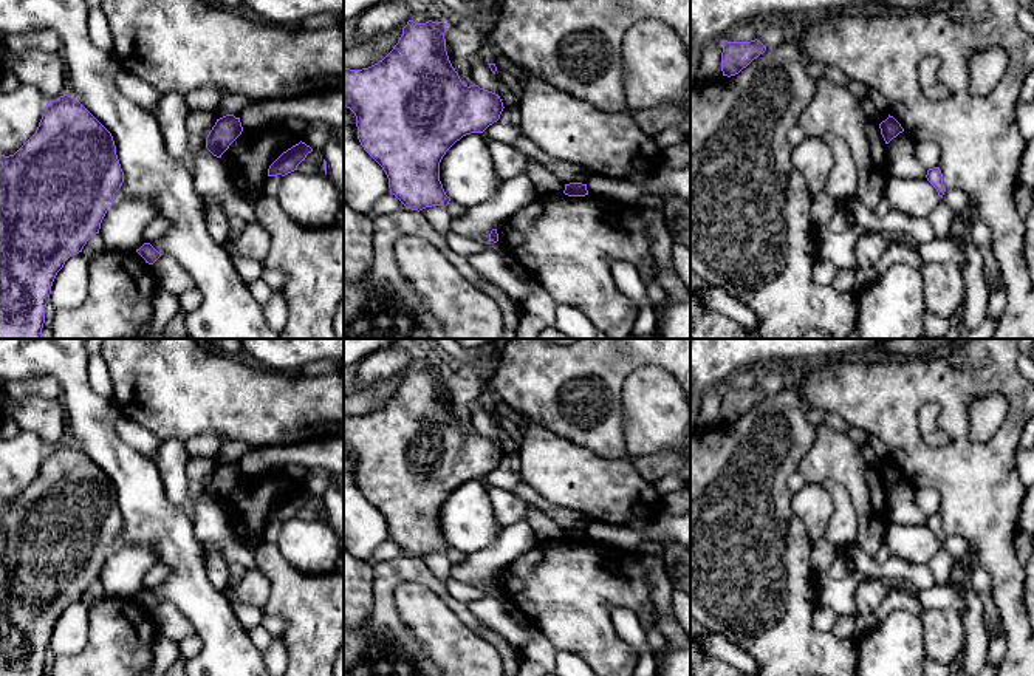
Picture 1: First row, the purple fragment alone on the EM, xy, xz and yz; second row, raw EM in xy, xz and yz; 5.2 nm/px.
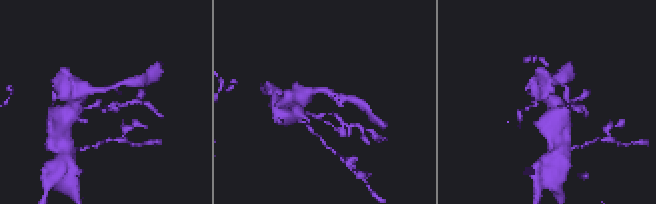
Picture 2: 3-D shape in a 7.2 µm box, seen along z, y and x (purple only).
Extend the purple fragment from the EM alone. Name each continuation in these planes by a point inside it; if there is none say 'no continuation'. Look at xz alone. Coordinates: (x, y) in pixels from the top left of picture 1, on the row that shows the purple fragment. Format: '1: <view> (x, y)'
no continuation

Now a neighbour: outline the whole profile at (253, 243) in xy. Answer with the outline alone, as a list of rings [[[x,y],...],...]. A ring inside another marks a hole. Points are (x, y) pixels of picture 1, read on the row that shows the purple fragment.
[[[258,220],[248,223],[238,235],[229,235],[228,241],[232,246],[231,255],[262,261],[269,252],[269,235]]]

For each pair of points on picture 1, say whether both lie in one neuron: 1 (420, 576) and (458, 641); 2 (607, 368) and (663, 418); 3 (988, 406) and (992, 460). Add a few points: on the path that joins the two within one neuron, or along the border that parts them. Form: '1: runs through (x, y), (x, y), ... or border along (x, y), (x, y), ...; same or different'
1: border along (393, 588), (404, 582), (421, 583), (454, 613); different
2: border along (655, 364), (638, 367), (626, 379), (624, 421); different
3: border along (1008, 404), (1005, 419), (988, 441), (969, 438); different

